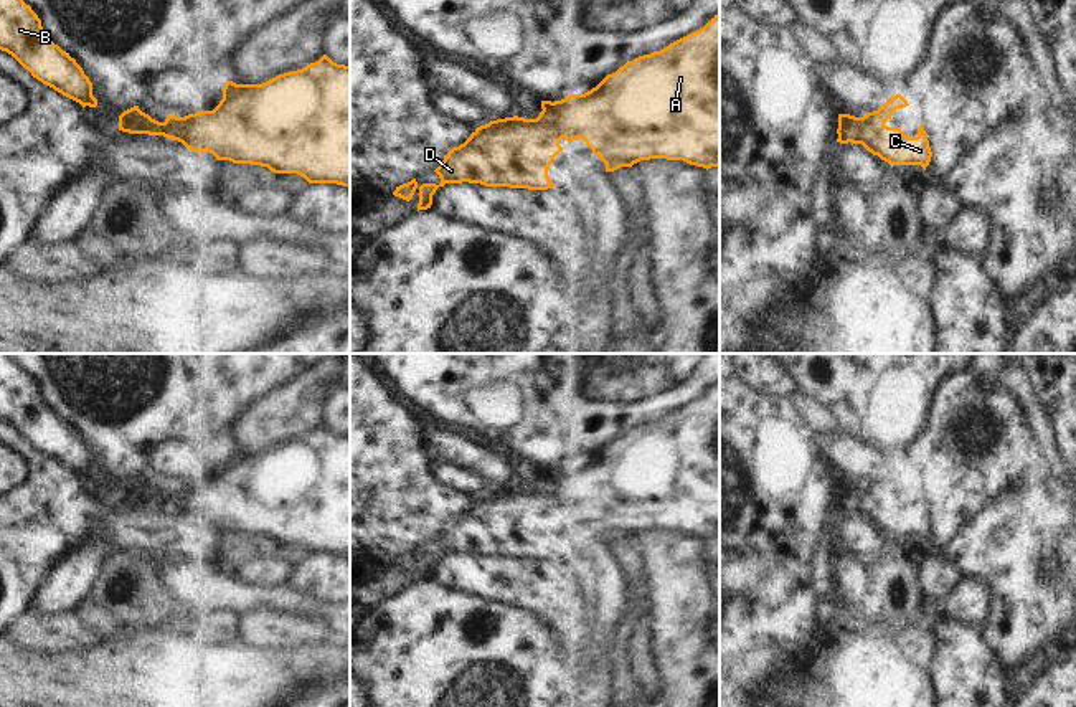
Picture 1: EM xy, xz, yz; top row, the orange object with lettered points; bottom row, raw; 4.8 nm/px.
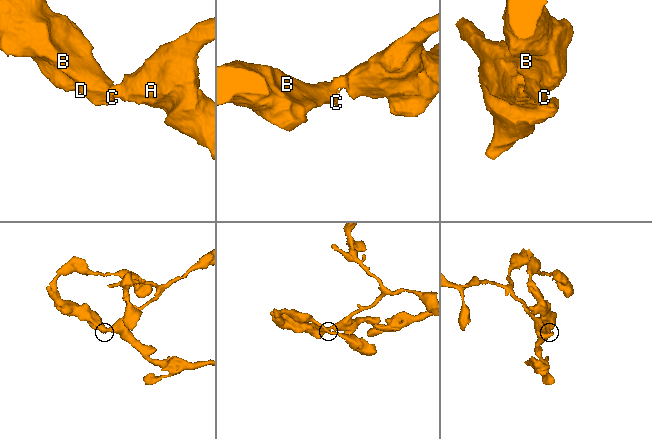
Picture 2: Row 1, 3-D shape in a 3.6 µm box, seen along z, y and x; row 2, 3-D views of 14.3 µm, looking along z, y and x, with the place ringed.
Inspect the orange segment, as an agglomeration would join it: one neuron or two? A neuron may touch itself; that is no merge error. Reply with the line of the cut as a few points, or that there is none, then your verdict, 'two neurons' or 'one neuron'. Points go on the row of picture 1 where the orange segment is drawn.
cut none; one neuron

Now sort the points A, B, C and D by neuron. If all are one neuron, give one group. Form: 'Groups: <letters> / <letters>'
Groups: A B C D

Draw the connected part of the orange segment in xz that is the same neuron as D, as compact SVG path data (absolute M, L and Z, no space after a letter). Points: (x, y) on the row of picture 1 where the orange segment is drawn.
M720 13L715 15L703 28L670 43L667 48L660 51L654 51L650 55L644 55L635 58L634 61L627 61L624 66L621 66L616 73L607 74L596 88L584 94L571 94L566 96L561 101L541 101L541 112L536 119L525 119L525 117L505 117L505 119L497 119L490 121L485 126L477 127L470 137L460 144L459 147L452 147L447 155L444 157L442 164L434 170L441 183L422 183L421 187L418 185L416 178L413 178L408 183L403 183L396 187L393 192L394 197L399 197L406 202L409 202L414 195L414 192L419 192L419 203L418 203L418 211L419 210L427 210L432 205L432 195L439 187L444 187L446 183L480 183L485 187L510 187L510 188L528 188L528 190L548 190L553 188L553 182L548 177L550 165L553 164L555 157L563 150L559 145L559 140L564 137L568 142L573 142L576 139L583 139L586 145L592 150L594 155L597 155L604 165L606 172L614 172L621 167L632 167L634 164L640 160L650 160L650 159L667 159L667 160L683 160L690 165L703 167L703 168L711 168L711 167L720 167Z

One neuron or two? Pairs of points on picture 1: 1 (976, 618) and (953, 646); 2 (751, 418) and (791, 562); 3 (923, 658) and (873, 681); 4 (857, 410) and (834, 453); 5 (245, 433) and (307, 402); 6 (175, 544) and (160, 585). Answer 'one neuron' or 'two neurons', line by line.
1: two neurons
2: one neuron
3: two neurons
4: two neurons
5: one neuron
6: two neurons

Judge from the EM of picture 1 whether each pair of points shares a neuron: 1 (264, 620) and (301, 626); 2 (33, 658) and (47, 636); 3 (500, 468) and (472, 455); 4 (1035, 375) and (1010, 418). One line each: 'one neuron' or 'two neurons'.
1: one neuron
2: two neurons
3: one neuron
4: two neurons

